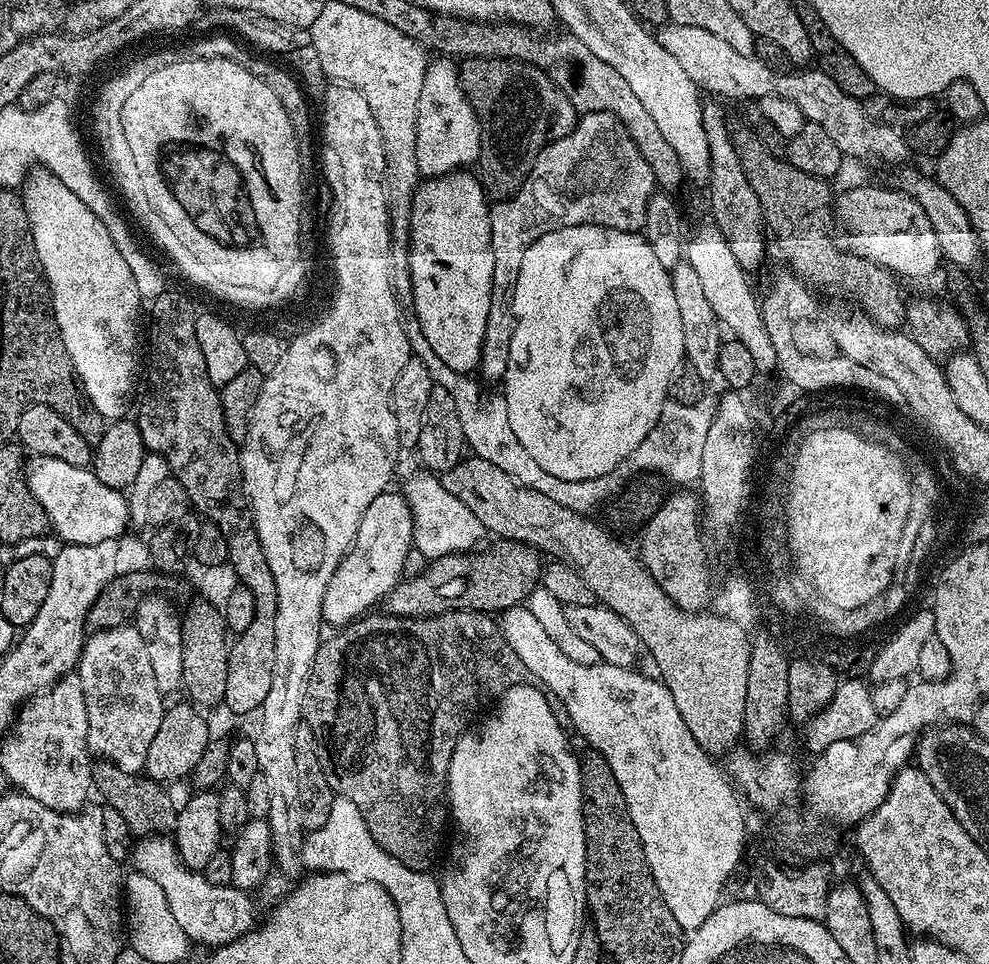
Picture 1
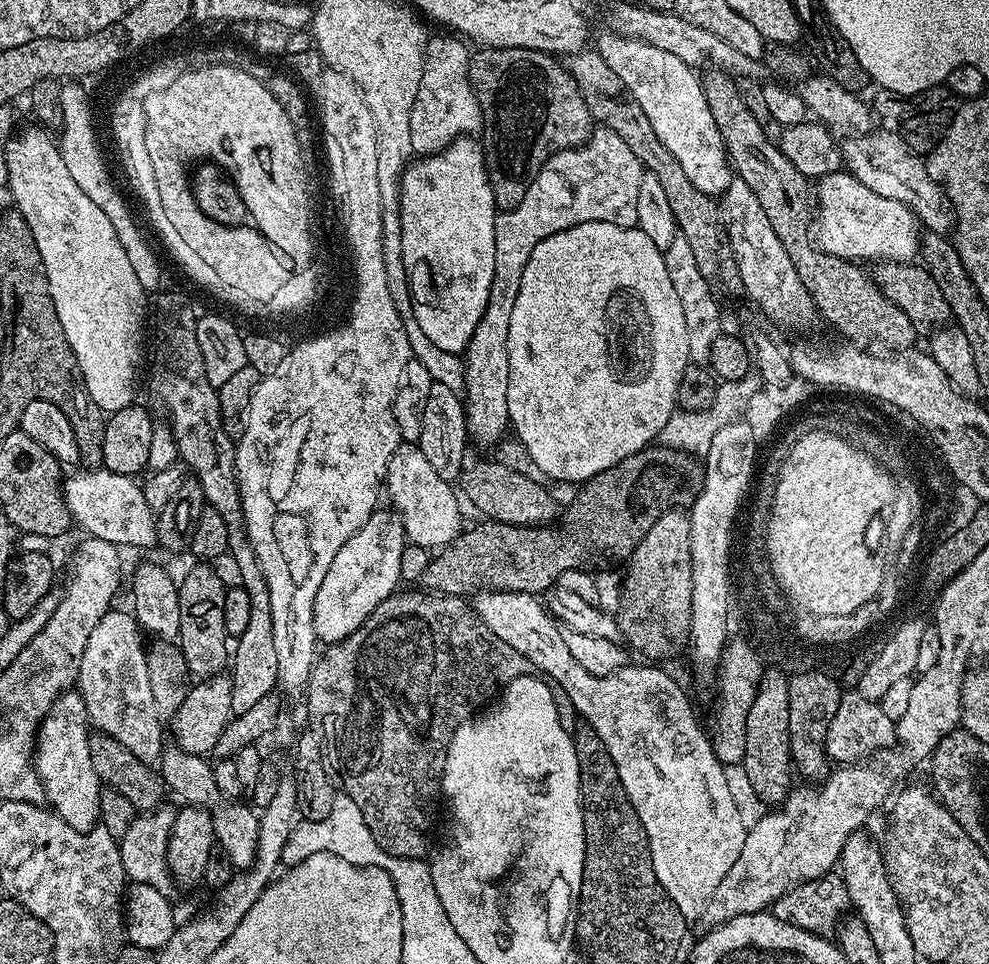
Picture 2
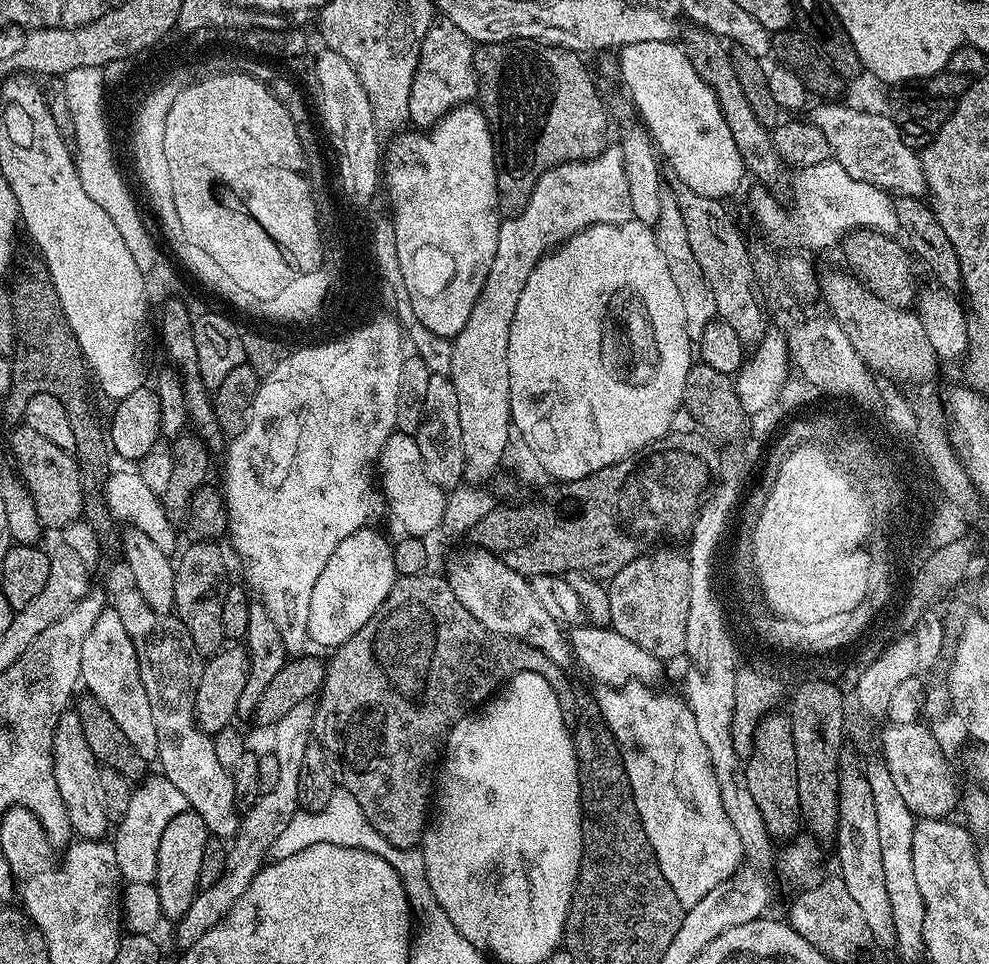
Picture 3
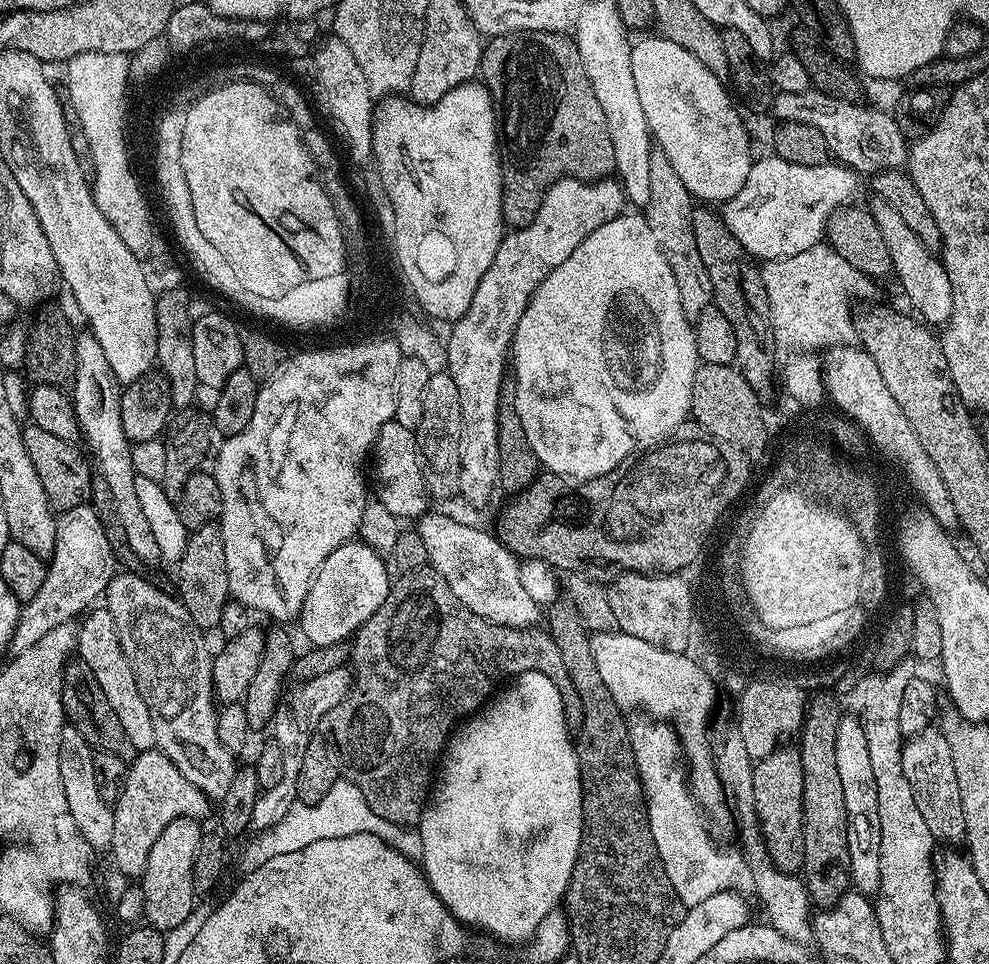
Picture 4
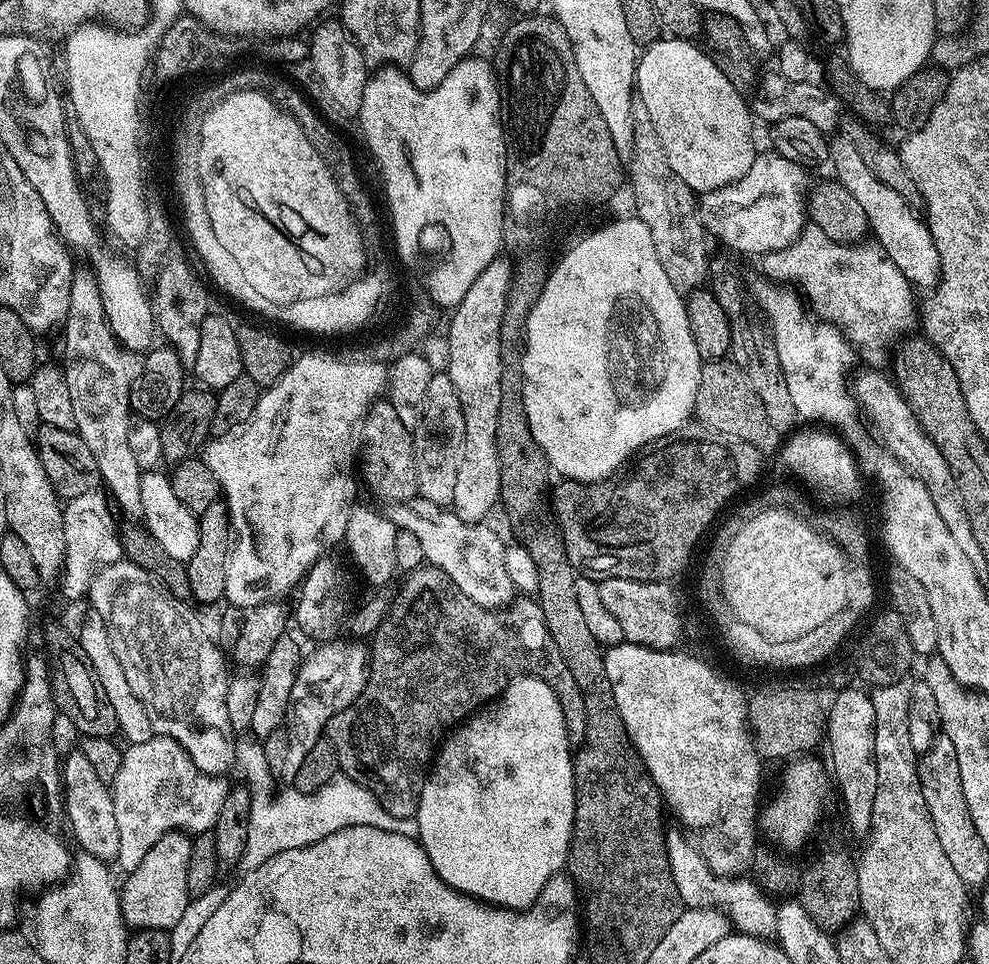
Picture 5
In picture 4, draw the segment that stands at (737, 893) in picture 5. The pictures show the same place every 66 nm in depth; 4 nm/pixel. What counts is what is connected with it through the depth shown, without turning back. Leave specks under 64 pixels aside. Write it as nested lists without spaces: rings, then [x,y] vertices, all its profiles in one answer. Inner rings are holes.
[[[647,714],[637,716],[640,717],[629,723],[628,733],[636,769],[644,787],[650,834],[654,834],[654,846],[658,846],[666,878],[670,878],[670,886],[674,886],[678,898],[682,898],[685,909],[698,906],[698,902],[706,902],[706,898],[719,892],[755,893],[752,871],[743,855],[735,847],[723,848],[716,844],[704,825],[705,813],[696,803],[685,769],[681,767],[682,745],[675,727]]]

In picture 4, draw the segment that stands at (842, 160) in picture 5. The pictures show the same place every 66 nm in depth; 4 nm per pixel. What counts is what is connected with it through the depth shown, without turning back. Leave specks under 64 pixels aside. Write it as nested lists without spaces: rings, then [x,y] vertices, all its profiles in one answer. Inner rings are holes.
[[[876,202],[876,205],[871,205],[870,211],[874,222],[878,222],[878,230],[882,230],[882,238],[886,238],[895,279],[900,279],[909,302],[916,307],[915,315],[929,326],[946,325],[951,318],[952,294],[950,278],[947,277],[943,261],[933,249],[922,246],[922,242],[918,242],[914,230],[906,226],[906,222],[889,204]]]

